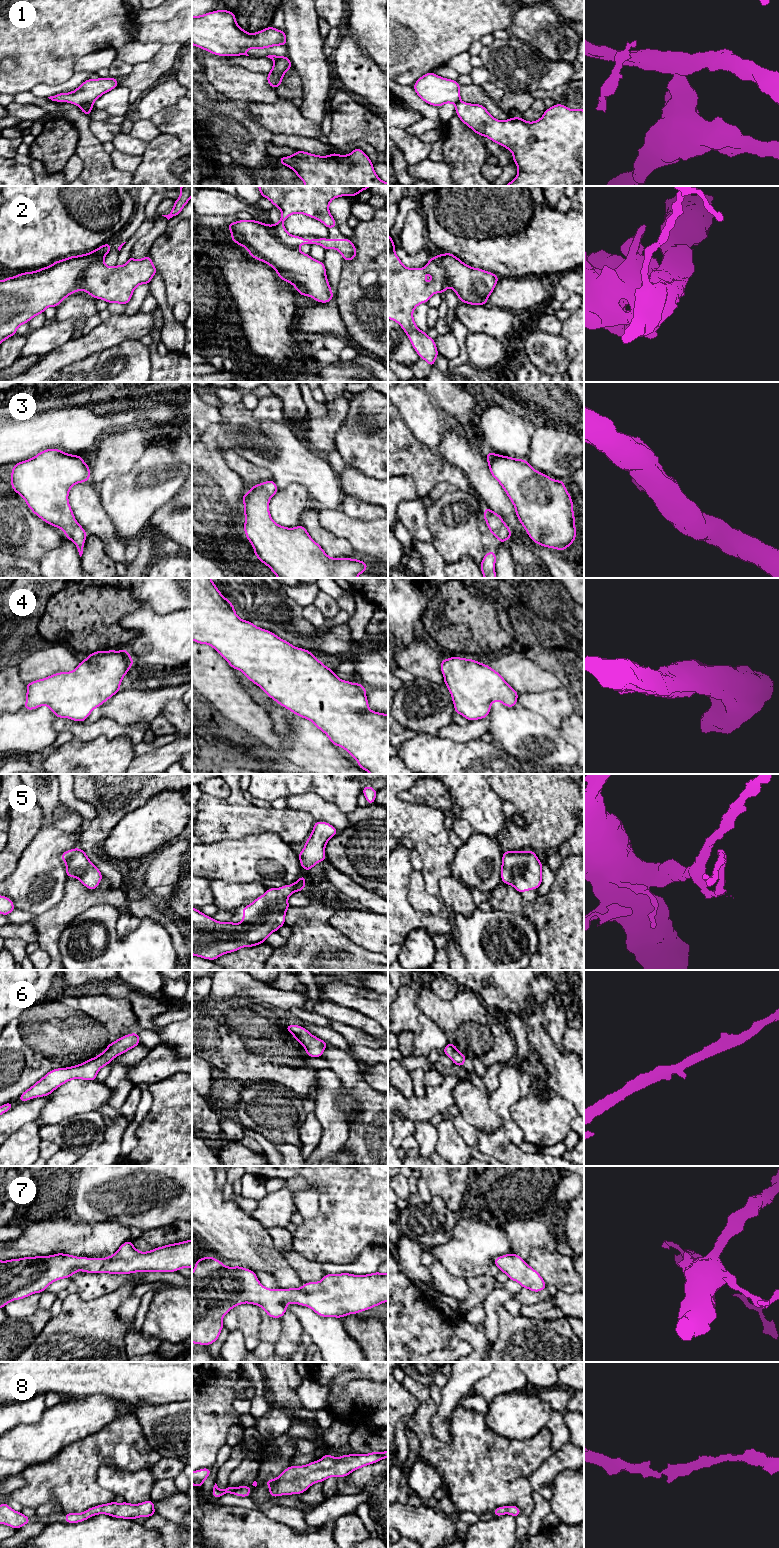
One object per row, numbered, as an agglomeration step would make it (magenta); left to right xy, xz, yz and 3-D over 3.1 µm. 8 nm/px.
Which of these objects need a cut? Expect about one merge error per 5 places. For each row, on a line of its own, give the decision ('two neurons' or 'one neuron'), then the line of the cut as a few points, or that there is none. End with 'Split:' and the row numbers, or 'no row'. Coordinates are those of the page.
1: two neurons; cut xz (287, 57), (279, 57), (274, 62)
2: one neuron; cut none
3: one neuron; cut none
4: one neuron; cut none
5: one neuron; cut none
6: one neuron; cut none
7: one neuron; cut none
8: one neuron; cut none
Split: 1

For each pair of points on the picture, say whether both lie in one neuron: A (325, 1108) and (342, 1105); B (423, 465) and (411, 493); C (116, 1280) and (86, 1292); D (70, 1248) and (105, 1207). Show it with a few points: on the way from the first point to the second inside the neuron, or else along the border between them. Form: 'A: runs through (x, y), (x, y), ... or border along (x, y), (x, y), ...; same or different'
A: runs through (329, 1108), (338, 1106); same
B: border along (398, 475), (409, 475), (412, 478), (420, 498); different
C: runs through (109, 1283), (93, 1285); same
D: border along (115, 1221), (98, 1221), (92, 1225); different

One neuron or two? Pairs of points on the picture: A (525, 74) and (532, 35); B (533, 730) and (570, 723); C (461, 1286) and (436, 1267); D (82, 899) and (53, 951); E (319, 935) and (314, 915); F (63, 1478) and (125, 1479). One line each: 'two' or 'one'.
A: two
B: two
C: one
D: one
E: two
F: two

